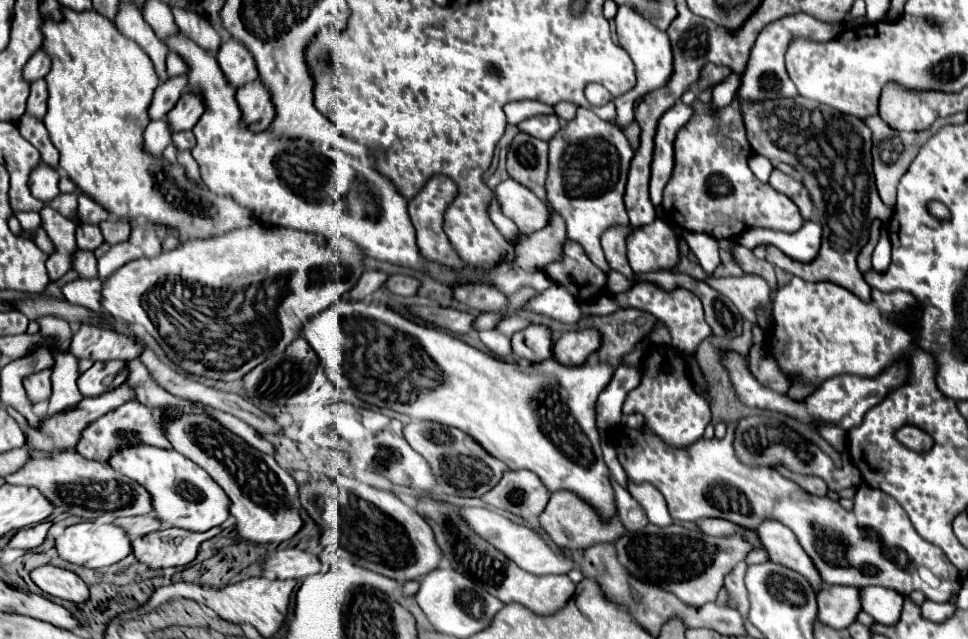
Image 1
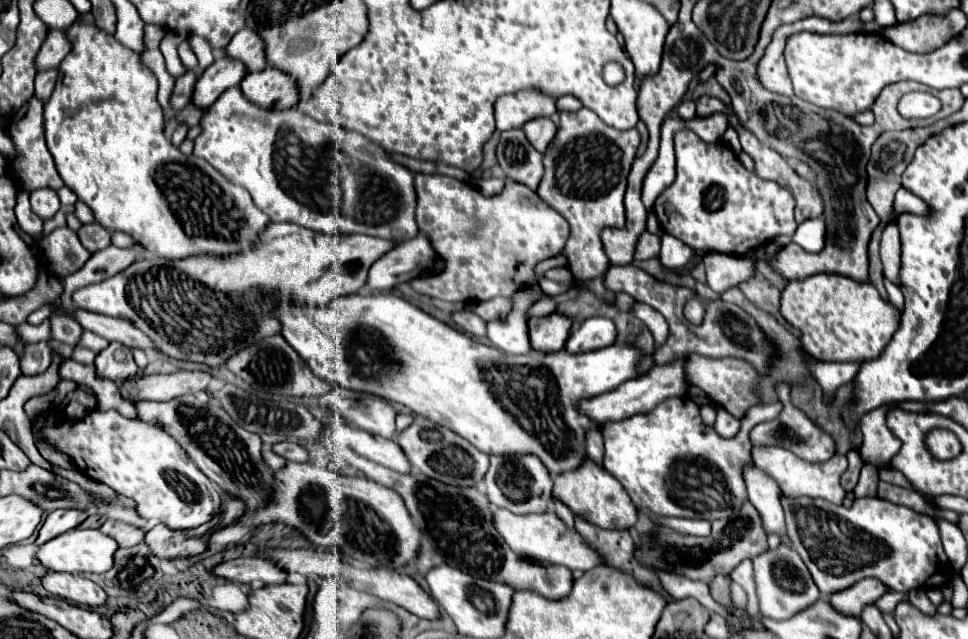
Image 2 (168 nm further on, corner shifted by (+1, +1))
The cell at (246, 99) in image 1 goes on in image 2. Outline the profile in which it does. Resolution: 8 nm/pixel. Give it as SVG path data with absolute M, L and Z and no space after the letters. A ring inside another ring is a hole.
M267 66L261 72L249 72L241 82L241 90L251 102L269 110L285 110L299 102L295 78L273 66Z

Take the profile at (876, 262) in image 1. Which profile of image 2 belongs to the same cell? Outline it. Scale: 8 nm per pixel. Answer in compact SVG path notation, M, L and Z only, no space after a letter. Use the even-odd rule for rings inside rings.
M883 278L889 301L902 313L904 310L904 296L899 288L891 283L887 278Z

